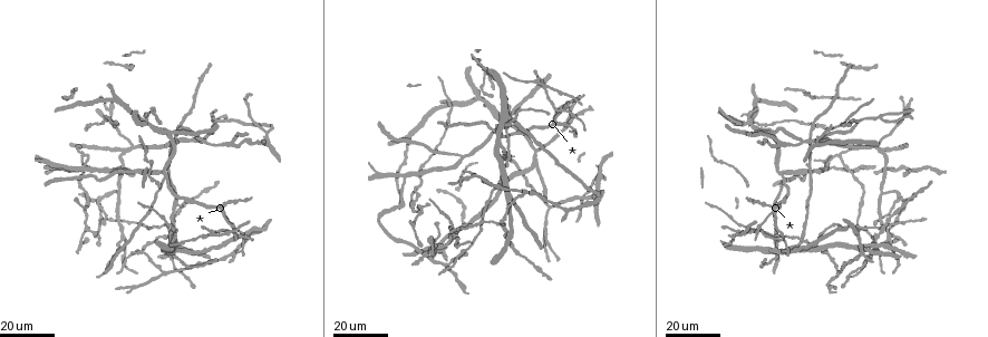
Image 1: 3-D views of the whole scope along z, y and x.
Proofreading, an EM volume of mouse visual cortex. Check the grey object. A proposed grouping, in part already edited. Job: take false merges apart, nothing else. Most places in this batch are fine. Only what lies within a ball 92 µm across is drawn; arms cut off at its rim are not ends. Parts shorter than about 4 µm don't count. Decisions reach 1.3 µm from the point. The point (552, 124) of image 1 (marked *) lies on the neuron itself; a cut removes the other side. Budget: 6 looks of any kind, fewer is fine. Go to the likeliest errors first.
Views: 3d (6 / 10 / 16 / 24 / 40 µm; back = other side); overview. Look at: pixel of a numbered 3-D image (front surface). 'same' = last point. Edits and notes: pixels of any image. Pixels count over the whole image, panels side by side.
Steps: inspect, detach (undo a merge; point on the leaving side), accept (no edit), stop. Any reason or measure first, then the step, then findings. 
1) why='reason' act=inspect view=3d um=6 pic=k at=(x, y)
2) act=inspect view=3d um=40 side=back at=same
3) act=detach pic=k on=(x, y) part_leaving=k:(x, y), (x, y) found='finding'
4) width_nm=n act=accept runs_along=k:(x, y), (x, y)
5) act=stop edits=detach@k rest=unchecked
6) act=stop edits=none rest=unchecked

act=inspect view=3d um=24 pic=1 at=(82, 166)

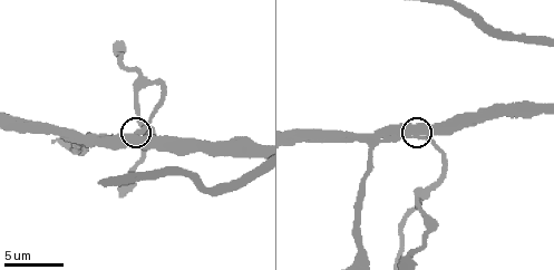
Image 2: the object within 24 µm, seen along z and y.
act=inspect view=3d um=10 pic=2 at=(422, 136)

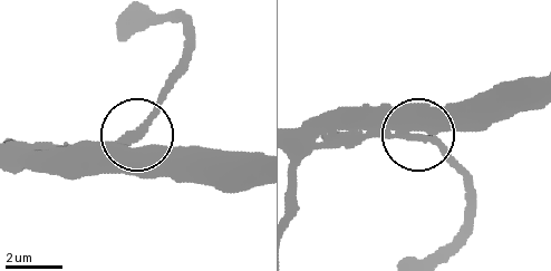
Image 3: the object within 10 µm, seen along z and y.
act=accept runs_along=3:(534, 80), (499, 85), (419, 137), (441, 145), (467, 172) found='continuous, no second neuron'

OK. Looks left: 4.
why='arms part here' act=inspect view=3d um=16 pic=1 at=(565, 112)

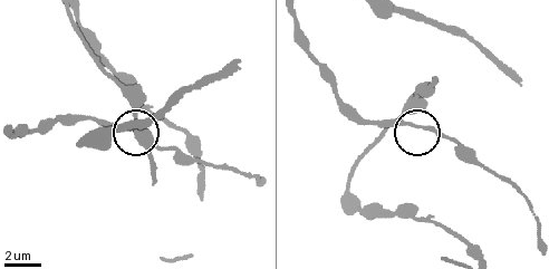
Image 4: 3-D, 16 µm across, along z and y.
act=inspect view=3d um=6 pic=4 at=(406, 123)

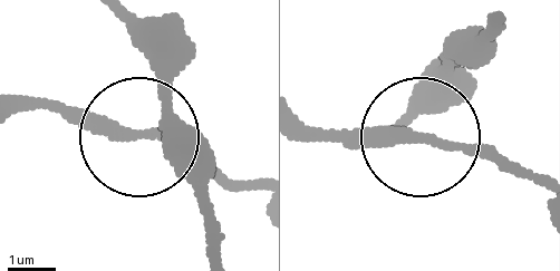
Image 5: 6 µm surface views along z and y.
arms=3 act=accept runs_along=5:(401, 119), (449, 71), (433, 131), (529, 167) found='continuous, no second neuron'

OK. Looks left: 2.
why='side arm on a straight run' act=inspect view=3d um=24 pic=1 at=(166, 177)

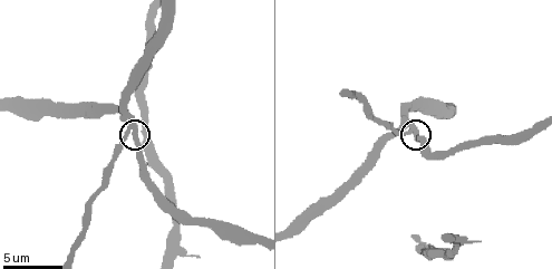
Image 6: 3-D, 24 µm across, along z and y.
why='zoom in' act=inspect view=3d um=10 pic=6 at=(126, 133)

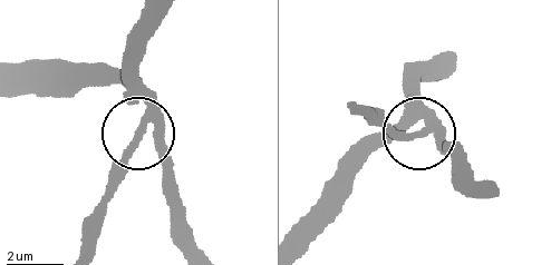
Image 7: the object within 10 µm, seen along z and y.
arms=3 act=accept runs_along=7:(196, 248), (151, 136), (138, 136), (109, 196) found='all the same neuron'

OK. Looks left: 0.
act=stop edits=none rest=unchecked

